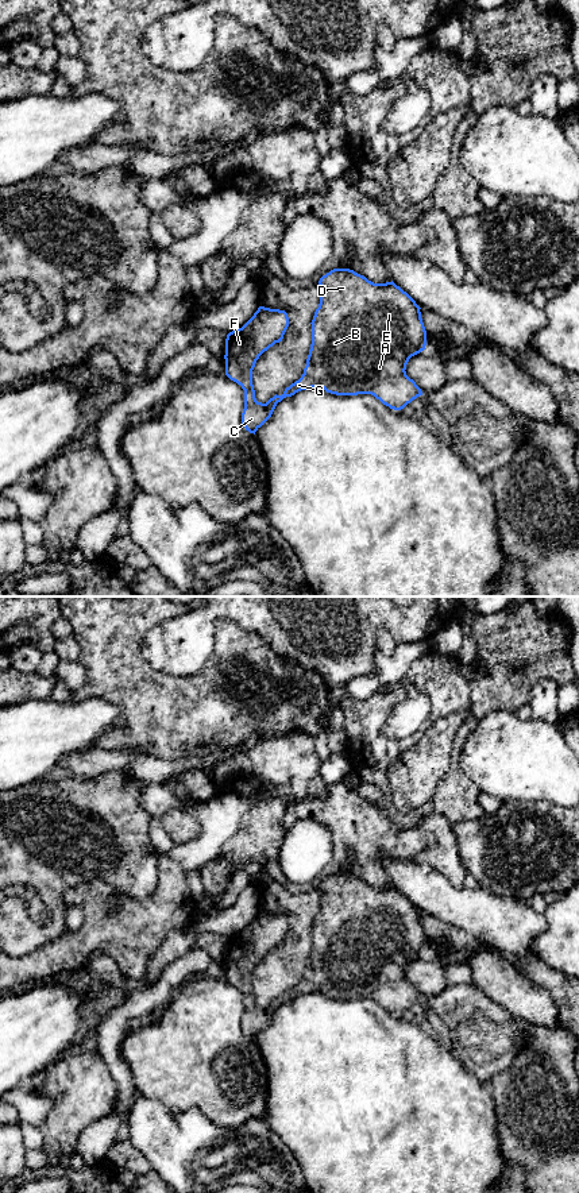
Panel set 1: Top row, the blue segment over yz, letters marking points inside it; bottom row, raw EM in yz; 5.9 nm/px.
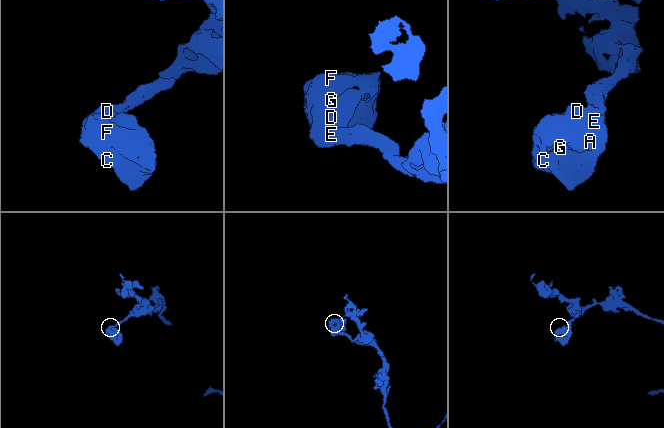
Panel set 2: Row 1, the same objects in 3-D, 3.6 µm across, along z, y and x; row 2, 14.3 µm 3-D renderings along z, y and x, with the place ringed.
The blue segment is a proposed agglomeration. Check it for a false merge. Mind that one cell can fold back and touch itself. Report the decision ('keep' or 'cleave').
keep

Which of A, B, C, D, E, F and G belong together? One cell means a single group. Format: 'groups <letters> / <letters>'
groups A B C D E F G

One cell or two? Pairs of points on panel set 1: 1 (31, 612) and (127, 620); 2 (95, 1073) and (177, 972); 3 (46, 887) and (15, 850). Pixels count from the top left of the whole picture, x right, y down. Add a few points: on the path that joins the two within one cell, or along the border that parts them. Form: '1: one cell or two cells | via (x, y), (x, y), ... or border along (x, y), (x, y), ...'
1: two cells | border along (60, 610), (62, 617)
2: two cells | border along (99, 1051), (116, 1085), (116, 1091)
3: one cell | via (42, 877), (24, 860)

